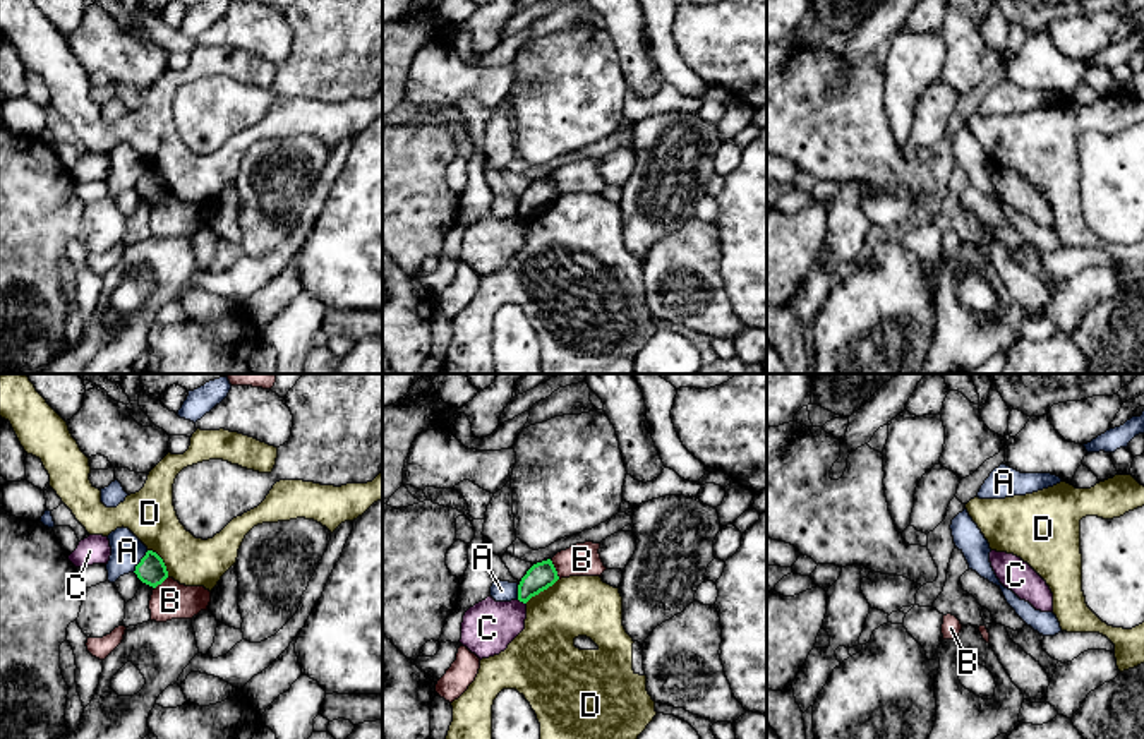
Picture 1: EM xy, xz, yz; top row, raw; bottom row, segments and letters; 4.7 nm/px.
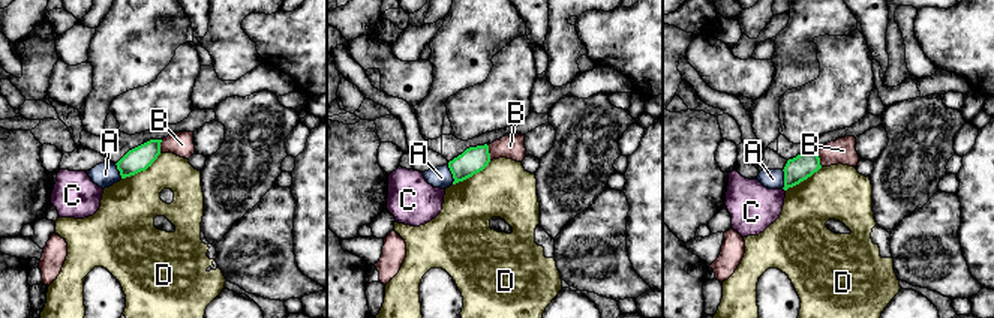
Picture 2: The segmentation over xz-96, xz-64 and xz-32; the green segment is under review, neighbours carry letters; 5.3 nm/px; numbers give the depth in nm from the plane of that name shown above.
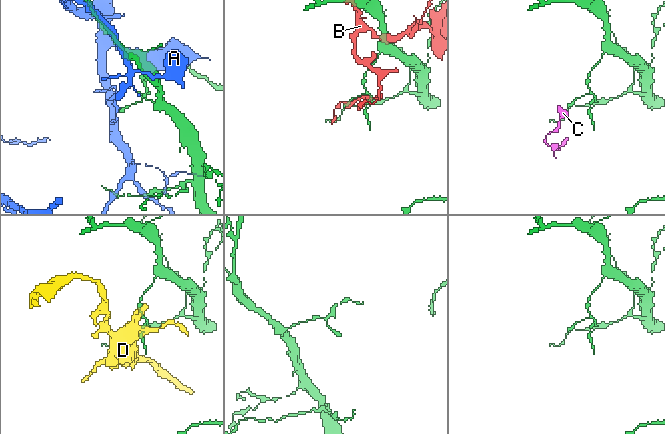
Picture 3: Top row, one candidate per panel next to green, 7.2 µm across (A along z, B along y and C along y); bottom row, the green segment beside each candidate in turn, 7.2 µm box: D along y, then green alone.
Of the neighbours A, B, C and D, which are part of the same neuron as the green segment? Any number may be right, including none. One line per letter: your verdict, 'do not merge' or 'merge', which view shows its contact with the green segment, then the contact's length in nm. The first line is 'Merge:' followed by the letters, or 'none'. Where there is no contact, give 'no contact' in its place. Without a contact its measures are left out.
Merge: none
A: do not merge | xy | 130 nm
B: do not merge | xz | 110 nm
C: do not merge | xz | 50 nm
D: do not merge | xy | 170 nm

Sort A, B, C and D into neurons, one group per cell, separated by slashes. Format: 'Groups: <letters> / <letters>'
Groups: A / B / C / D

